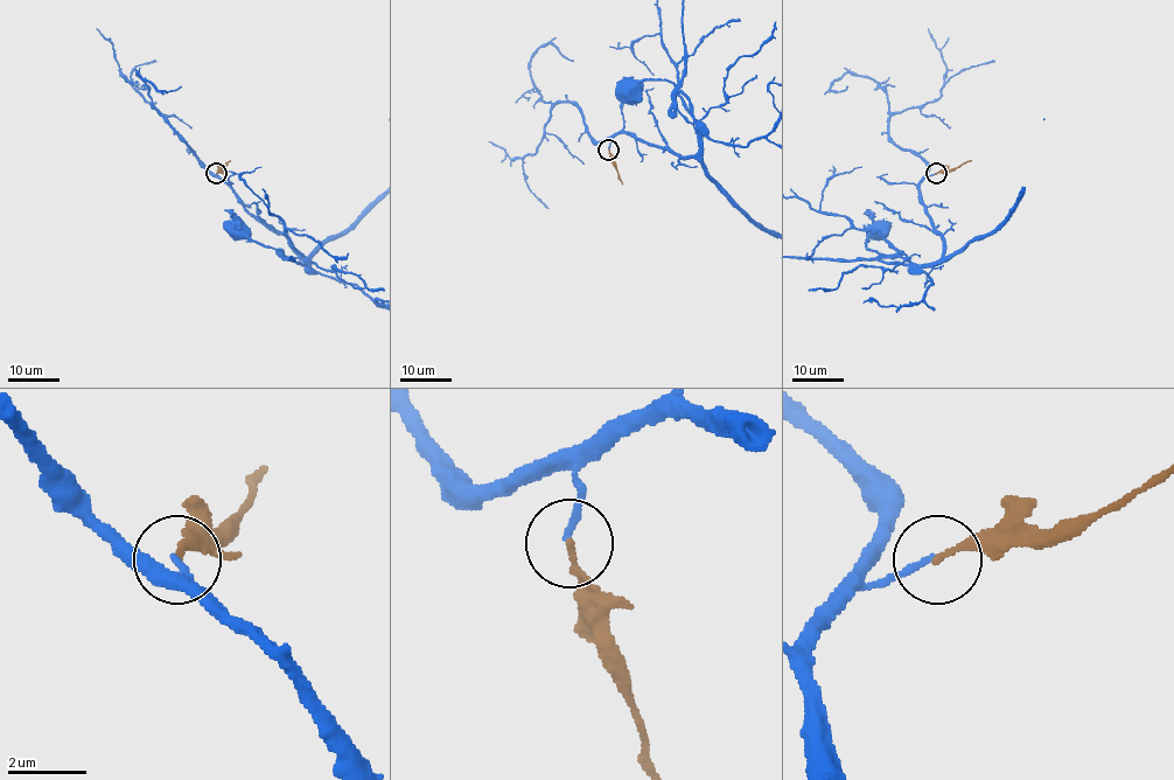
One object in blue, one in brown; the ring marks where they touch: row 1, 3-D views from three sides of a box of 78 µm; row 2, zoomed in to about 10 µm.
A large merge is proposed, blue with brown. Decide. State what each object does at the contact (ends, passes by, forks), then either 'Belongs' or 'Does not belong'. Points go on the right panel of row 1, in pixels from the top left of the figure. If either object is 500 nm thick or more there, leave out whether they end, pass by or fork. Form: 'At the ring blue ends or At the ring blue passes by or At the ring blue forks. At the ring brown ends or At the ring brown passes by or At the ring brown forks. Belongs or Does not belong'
At the ring blue ends. At the ring brown ends. Does not belong

